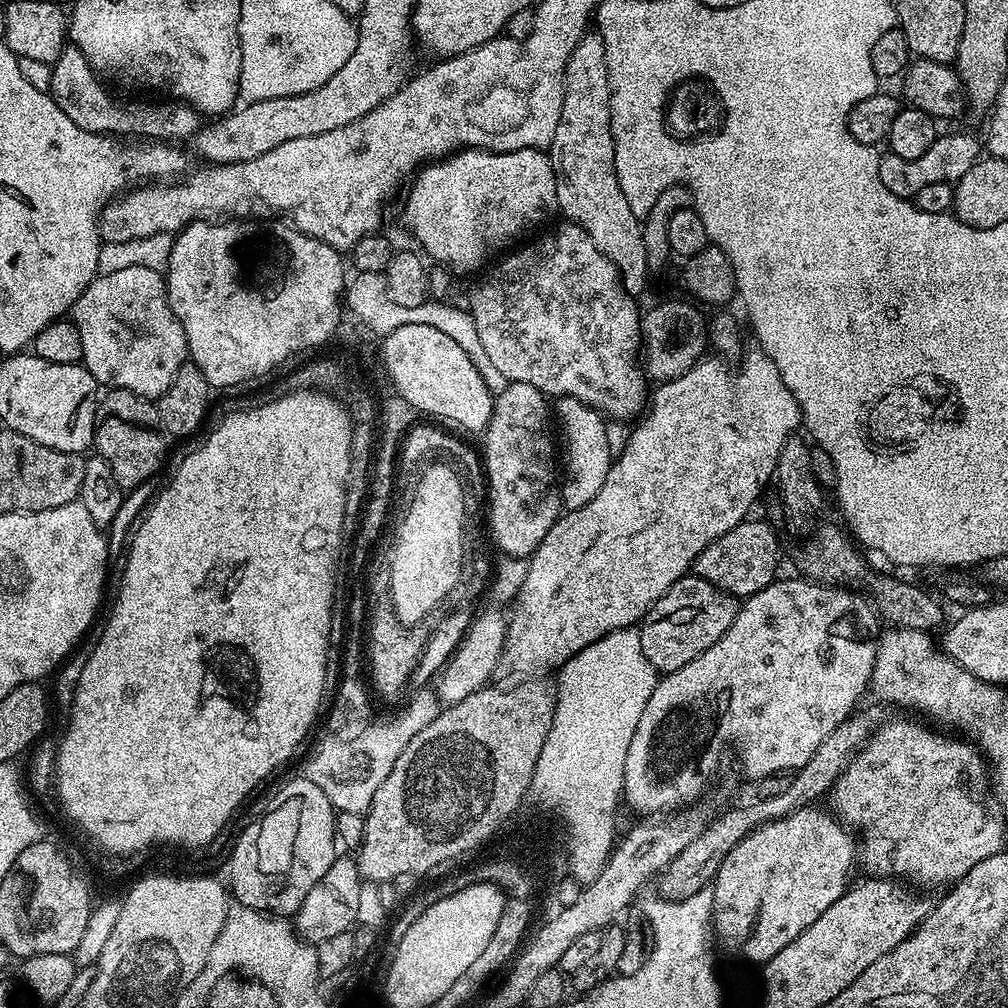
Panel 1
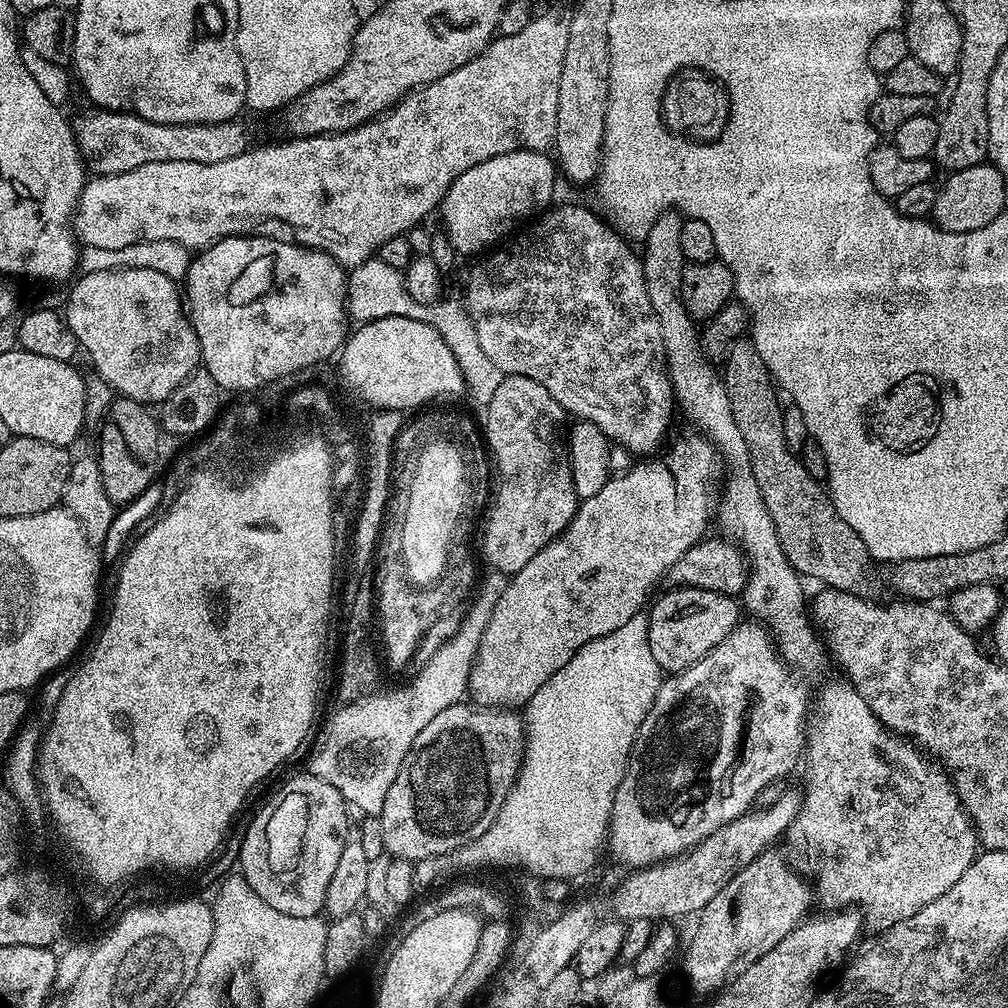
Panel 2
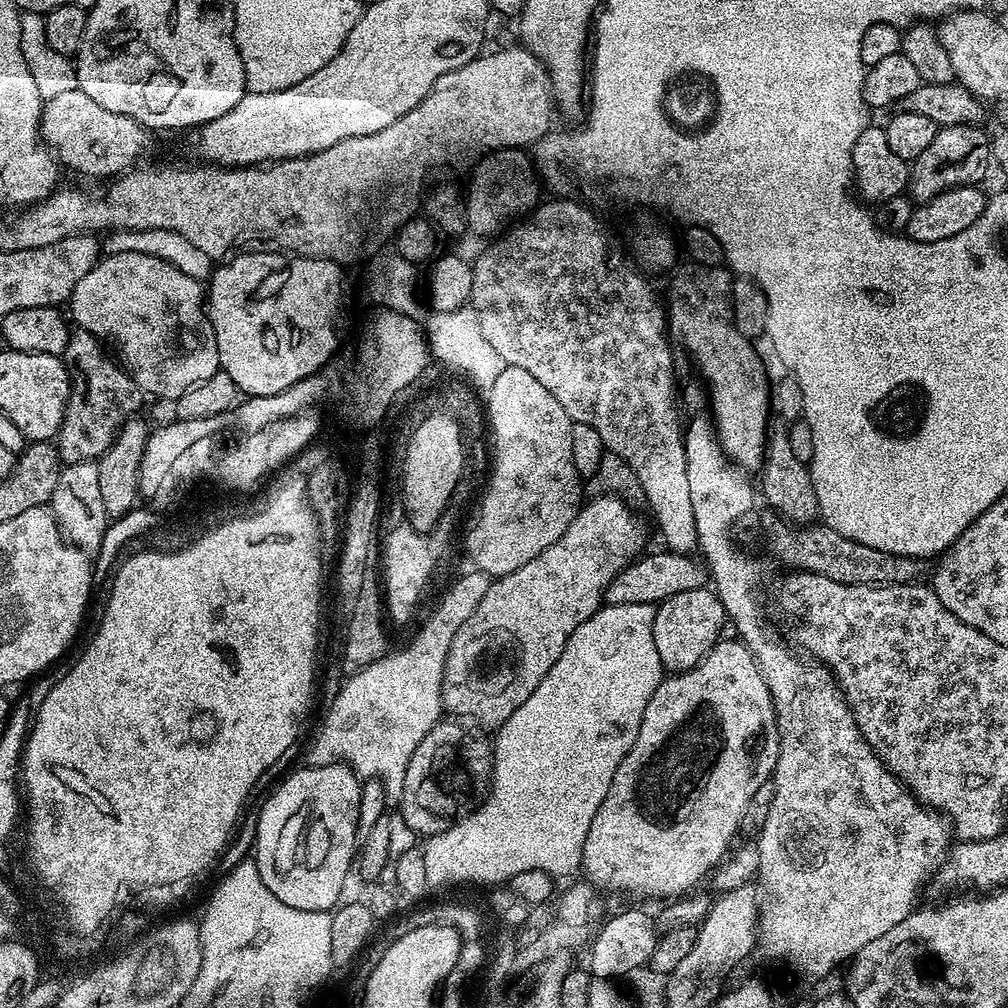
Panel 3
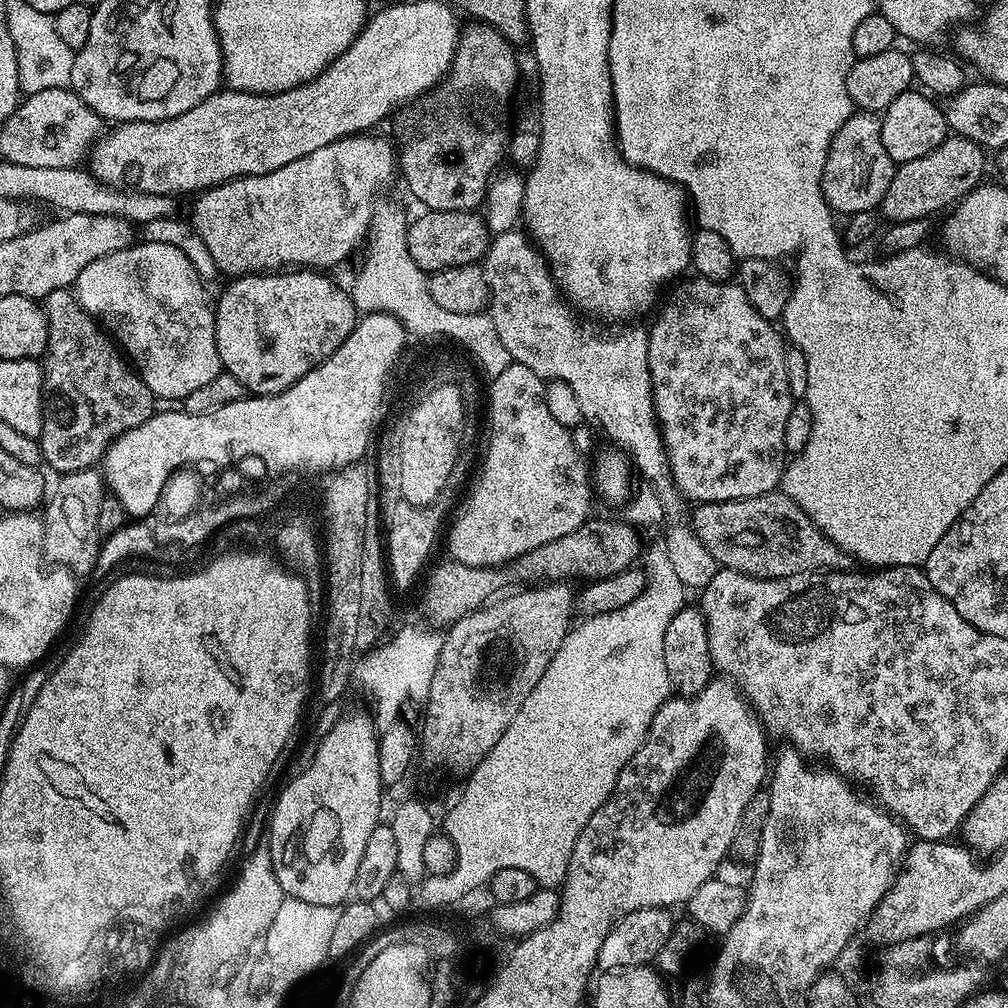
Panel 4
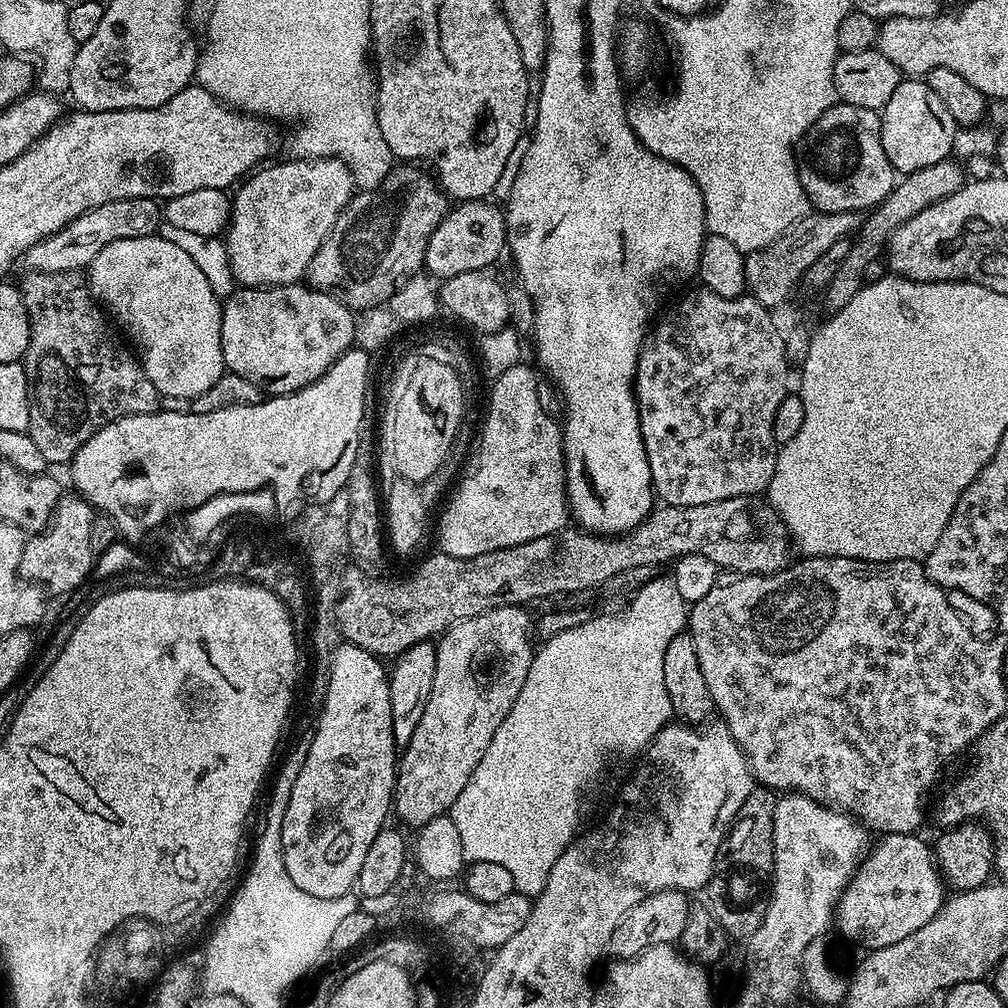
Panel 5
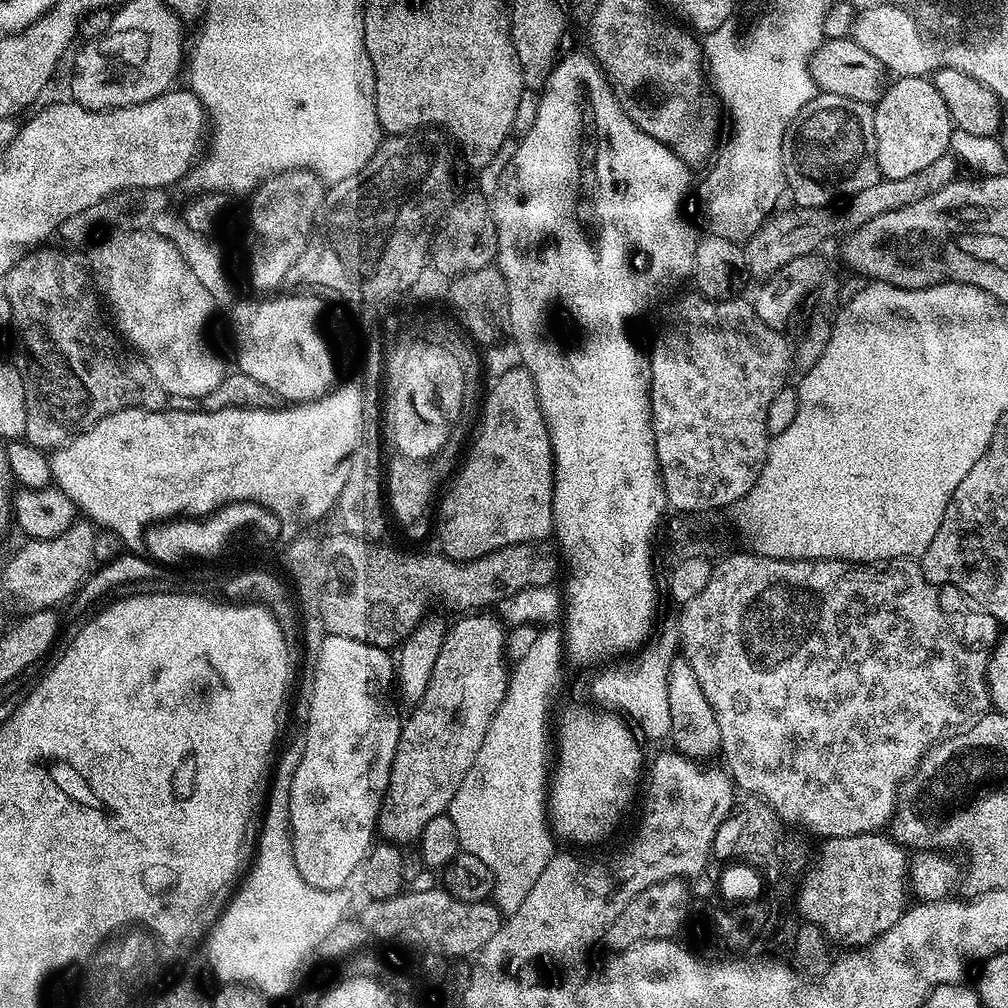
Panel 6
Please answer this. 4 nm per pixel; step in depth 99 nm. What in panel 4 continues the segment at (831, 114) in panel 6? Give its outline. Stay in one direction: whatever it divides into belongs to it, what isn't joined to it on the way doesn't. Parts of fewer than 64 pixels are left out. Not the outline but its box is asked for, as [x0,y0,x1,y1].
[822,110,898,214]

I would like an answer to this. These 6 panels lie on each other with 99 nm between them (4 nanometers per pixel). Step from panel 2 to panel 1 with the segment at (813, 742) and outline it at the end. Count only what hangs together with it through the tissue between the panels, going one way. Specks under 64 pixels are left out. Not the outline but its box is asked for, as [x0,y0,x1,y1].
[830,724,1005,886]

